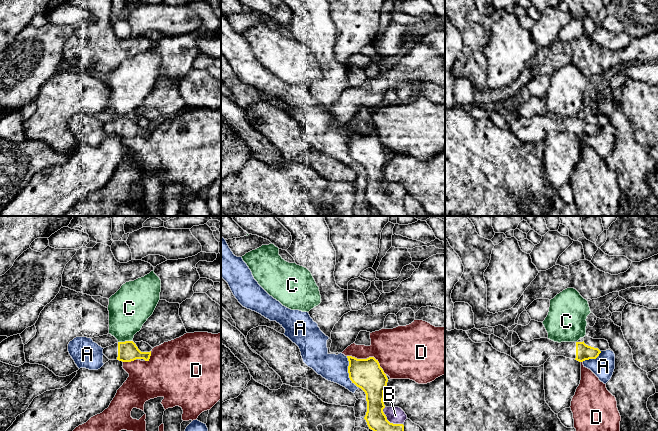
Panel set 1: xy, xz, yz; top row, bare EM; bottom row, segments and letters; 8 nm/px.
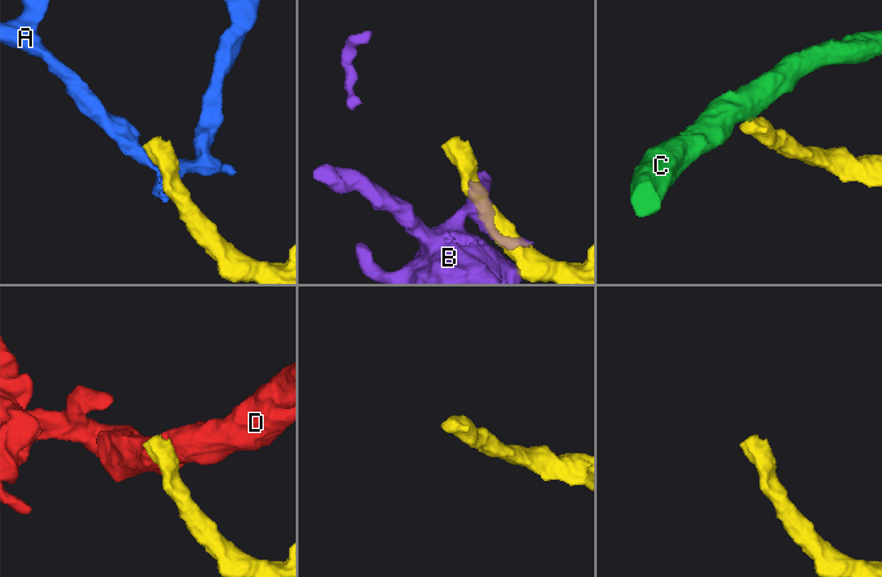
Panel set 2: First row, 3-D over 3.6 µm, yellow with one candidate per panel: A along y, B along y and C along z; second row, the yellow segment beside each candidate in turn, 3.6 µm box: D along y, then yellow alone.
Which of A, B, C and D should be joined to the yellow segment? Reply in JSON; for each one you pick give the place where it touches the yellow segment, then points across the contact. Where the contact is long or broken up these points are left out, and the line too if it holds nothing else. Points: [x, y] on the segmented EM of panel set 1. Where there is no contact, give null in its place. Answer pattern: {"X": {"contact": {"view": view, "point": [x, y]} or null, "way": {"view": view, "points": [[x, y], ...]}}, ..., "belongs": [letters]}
{"belongs": []}

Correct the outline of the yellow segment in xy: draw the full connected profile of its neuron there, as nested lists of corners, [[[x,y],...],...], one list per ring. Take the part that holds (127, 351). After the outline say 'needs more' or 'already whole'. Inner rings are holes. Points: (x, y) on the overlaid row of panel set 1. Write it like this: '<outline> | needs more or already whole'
[[[133,341],[117,342],[114,345],[103,349],[103,354],[109,360],[119,360],[122,362],[131,362],[136,359],[149,361],[150,352],[141,352]]] | needs more

